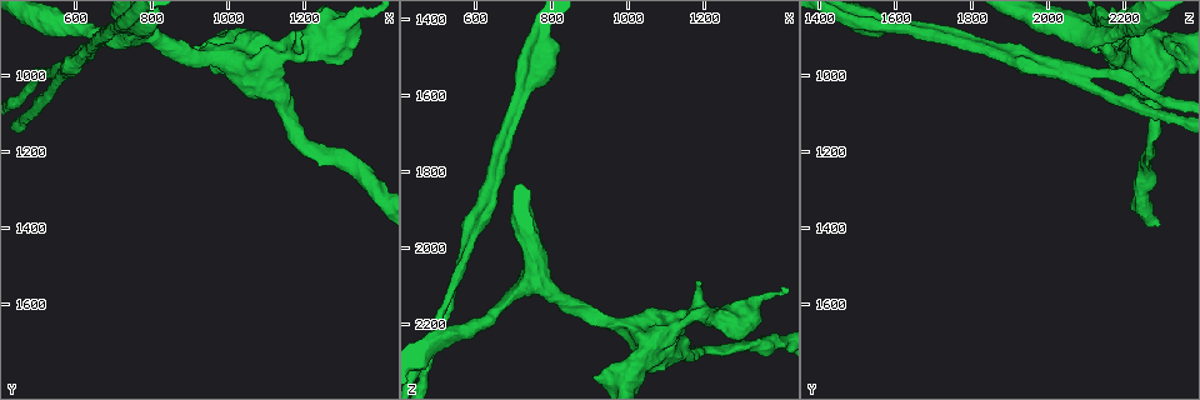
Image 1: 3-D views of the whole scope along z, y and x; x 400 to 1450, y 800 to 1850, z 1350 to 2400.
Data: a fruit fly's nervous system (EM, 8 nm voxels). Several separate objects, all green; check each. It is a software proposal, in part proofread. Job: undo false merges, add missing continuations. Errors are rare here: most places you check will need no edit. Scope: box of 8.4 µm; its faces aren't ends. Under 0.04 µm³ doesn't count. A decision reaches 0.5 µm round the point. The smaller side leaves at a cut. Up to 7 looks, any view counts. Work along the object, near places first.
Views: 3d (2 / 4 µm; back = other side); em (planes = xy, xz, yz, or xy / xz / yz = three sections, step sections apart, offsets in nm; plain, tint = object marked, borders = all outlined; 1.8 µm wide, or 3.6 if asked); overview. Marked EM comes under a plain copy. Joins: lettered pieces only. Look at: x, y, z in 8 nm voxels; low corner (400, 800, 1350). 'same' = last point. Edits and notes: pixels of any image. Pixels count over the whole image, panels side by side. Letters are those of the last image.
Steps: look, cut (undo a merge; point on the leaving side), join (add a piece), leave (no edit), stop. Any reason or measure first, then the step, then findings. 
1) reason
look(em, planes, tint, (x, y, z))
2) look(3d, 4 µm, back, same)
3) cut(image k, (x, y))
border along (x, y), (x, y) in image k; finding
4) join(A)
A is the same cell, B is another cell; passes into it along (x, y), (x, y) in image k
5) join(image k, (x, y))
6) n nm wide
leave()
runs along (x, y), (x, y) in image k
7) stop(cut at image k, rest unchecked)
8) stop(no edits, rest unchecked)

look(3d, 4 µm, (765, 880, 2090))

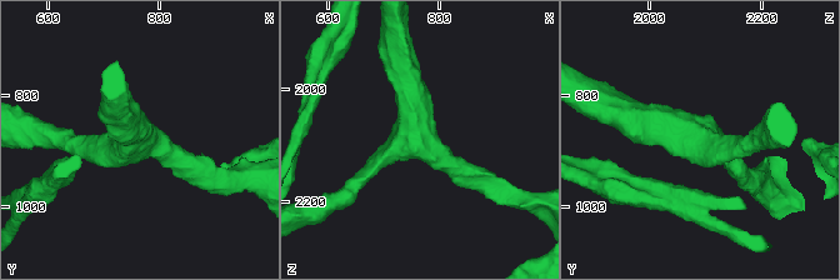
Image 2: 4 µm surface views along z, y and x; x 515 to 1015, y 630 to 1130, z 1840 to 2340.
3 arms; arms of 240, 260, 480 nm
look(em, 3.6 µm, planes, borders, (760, 885, 2090))

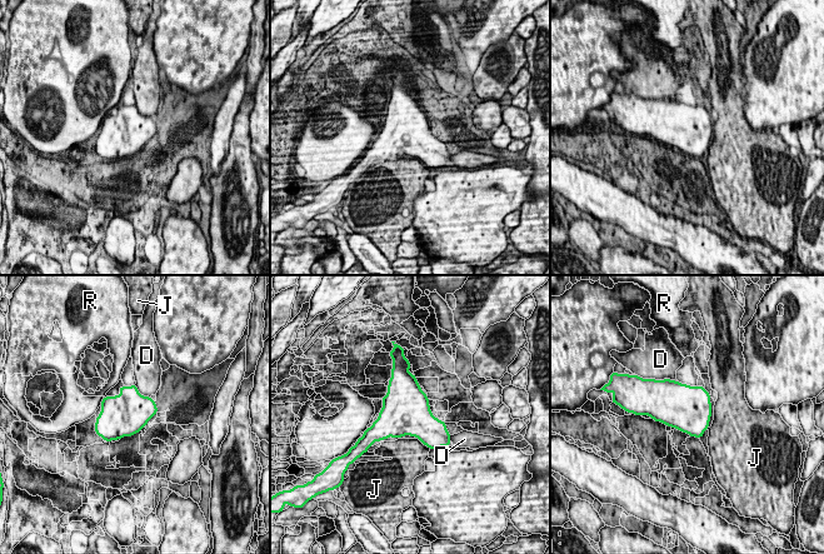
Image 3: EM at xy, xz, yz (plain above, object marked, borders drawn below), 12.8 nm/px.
550 nm wide
leave()
D, J and R are other cells; border along (417, 437), (429, 449) in image 3; one neuron here

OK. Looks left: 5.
closes a loop
look(3d, 4 µm, (1055, 960, 2285))

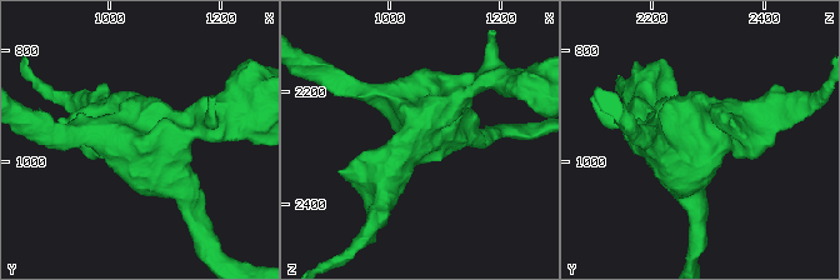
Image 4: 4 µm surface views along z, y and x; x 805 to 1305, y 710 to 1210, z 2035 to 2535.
shape alone is not enough
look(em, 3.6 µm, xy, step 16, tint, (1055, 955, 2285))

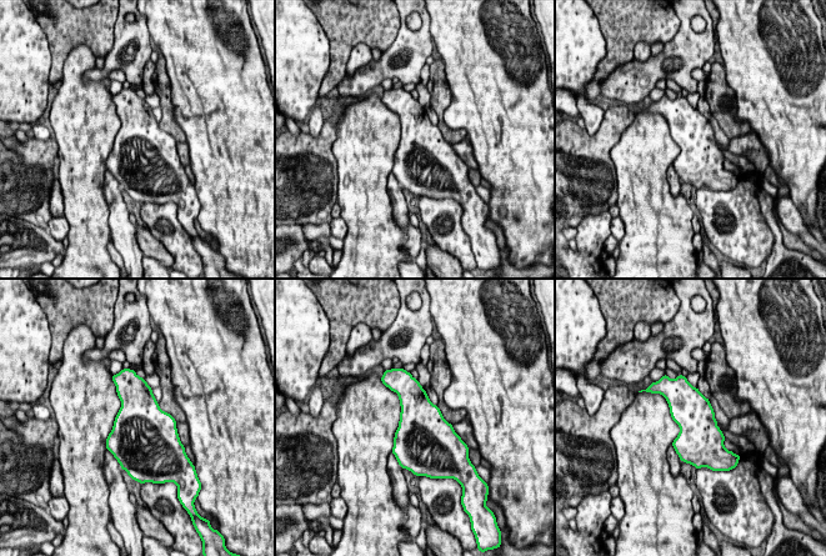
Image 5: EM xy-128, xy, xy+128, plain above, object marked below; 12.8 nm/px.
cut it another way
look(em, 3.6 µm, planes, borders, same)

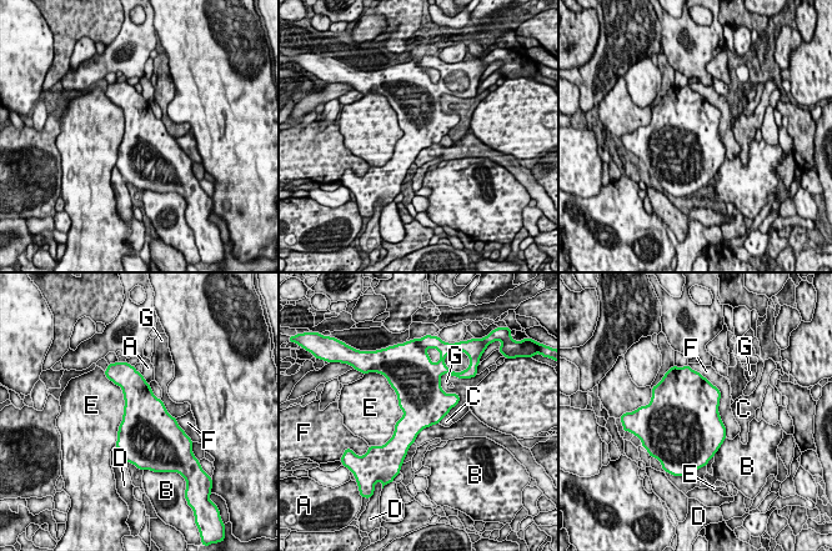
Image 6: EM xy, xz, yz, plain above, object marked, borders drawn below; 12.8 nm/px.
leave()
A, B, C, D, E, F and G are other cells; border along (110, 380), (124, 400), (114, 445) in image 6; one neuron here

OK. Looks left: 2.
branch stops here
look(3d, 2 µm, (1180, 875, 2100))

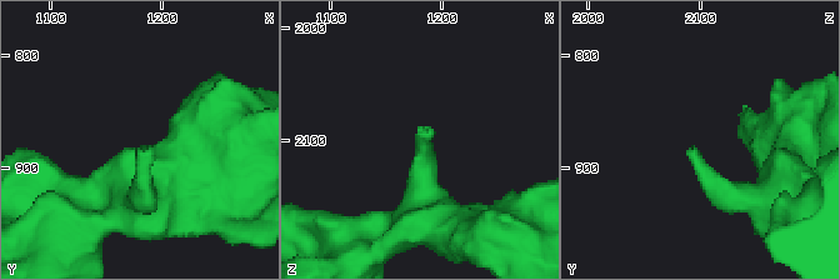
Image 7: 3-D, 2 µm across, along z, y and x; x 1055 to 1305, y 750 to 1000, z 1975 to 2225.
look(em, planes, borders, (1186, 884, 2096))

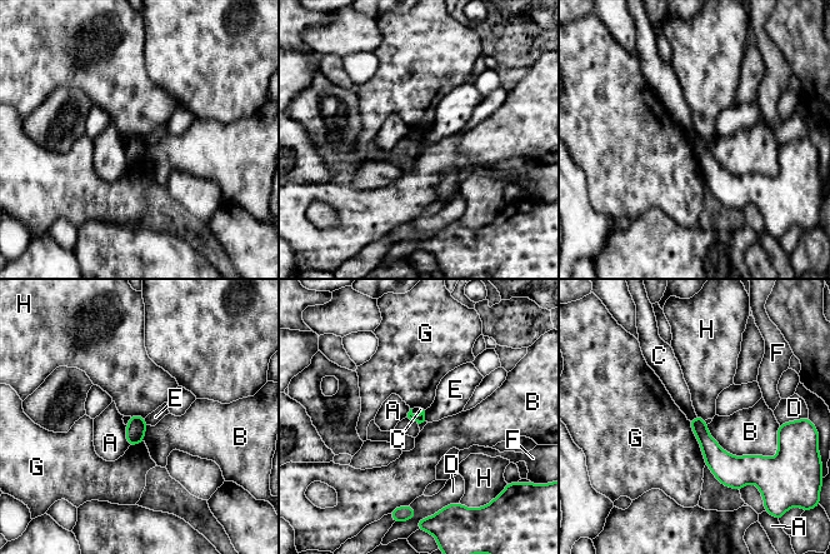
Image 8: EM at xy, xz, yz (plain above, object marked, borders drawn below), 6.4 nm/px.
leave()
A, B, C, D, E, F, G and H are other cells; border along (130, 415), (141, 415), (144, 418) in image 8; none of them fits

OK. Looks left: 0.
stop(no edits, rest unchecked)

